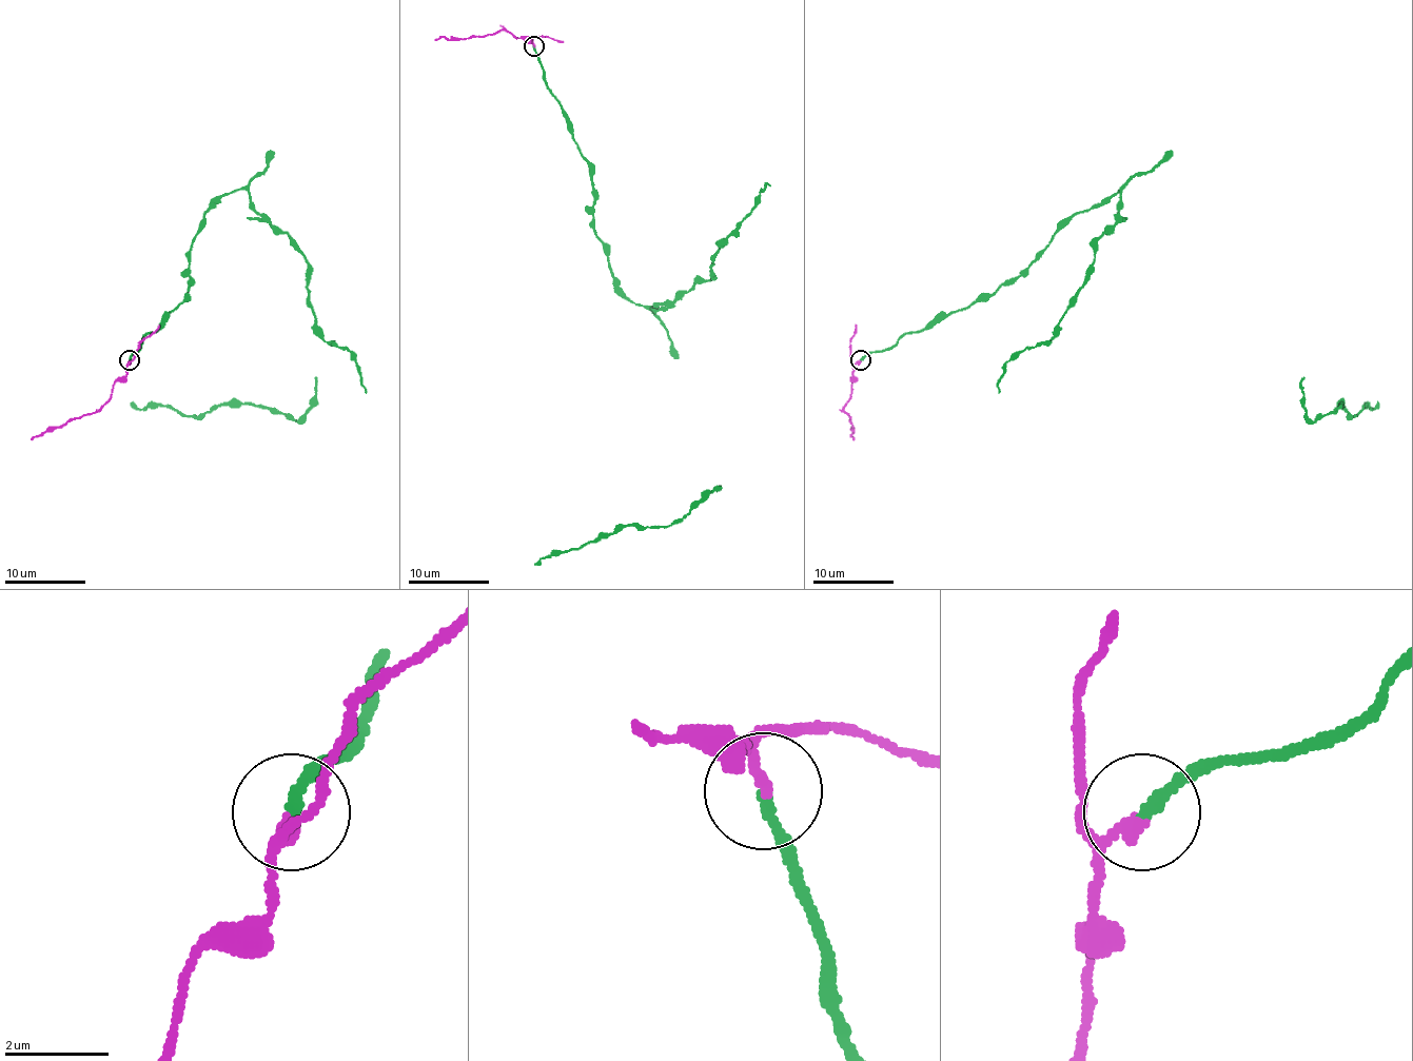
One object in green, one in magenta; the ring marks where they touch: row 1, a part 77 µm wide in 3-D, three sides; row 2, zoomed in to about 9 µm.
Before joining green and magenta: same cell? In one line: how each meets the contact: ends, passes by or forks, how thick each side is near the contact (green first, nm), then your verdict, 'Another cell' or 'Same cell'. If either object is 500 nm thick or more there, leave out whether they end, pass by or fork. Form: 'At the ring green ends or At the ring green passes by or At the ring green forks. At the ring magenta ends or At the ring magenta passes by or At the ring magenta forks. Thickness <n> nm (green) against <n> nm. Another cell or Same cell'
At the ring green ends. At the ring magenta passes by. Thickness 220 nm (green) against 160 nm. Another cell

